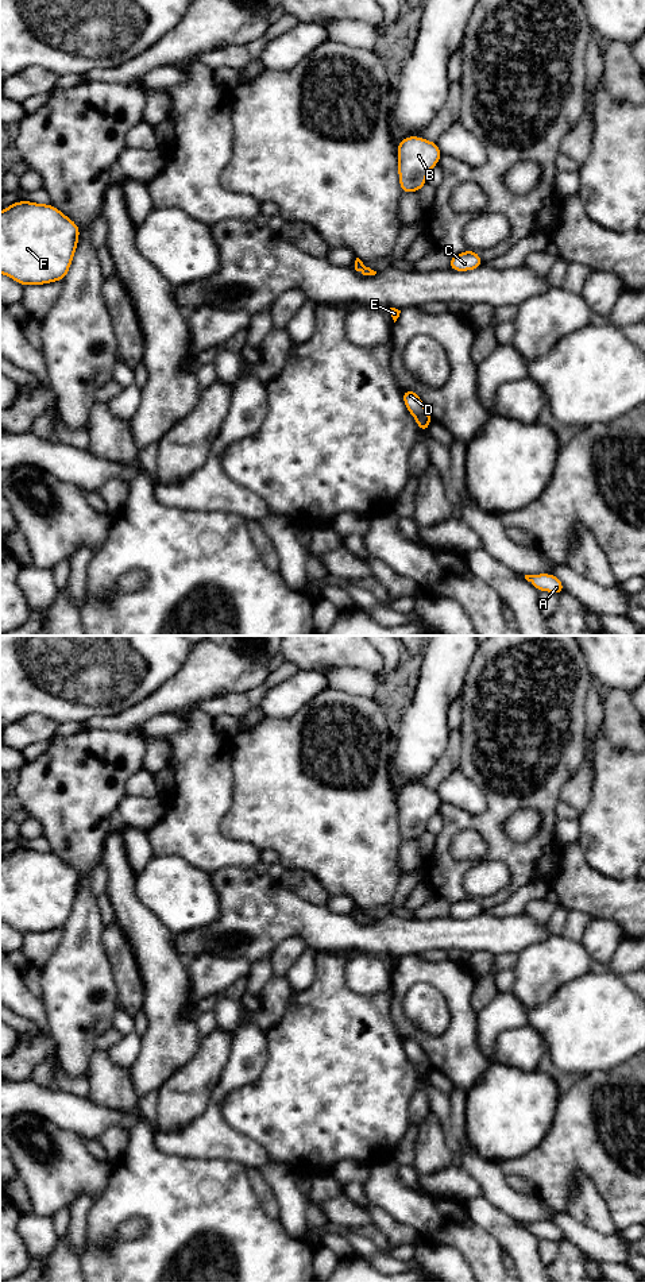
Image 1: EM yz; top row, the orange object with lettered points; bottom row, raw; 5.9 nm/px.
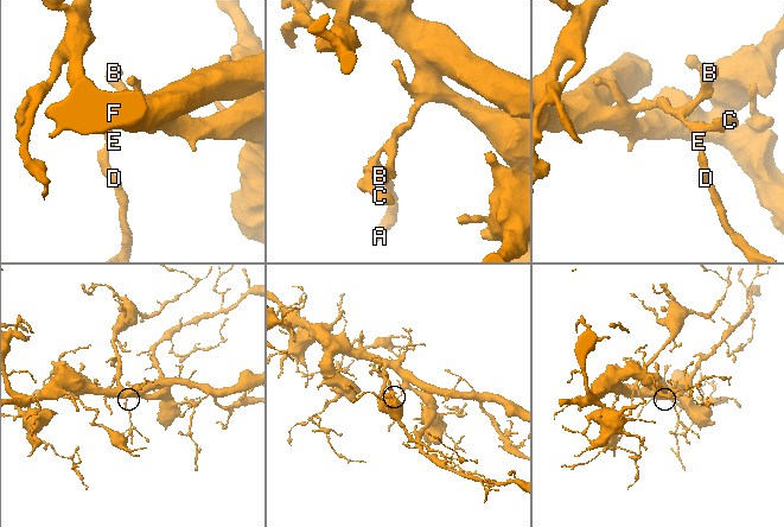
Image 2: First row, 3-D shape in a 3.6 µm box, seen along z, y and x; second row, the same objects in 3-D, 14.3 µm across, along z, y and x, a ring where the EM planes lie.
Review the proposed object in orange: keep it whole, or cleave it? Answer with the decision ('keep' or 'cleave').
keep

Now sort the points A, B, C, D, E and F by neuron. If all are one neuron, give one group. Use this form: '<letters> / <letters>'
A B C D E F

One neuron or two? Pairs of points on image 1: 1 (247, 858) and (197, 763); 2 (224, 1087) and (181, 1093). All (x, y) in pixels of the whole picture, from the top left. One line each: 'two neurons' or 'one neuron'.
1: one neuron
2: two neurons

